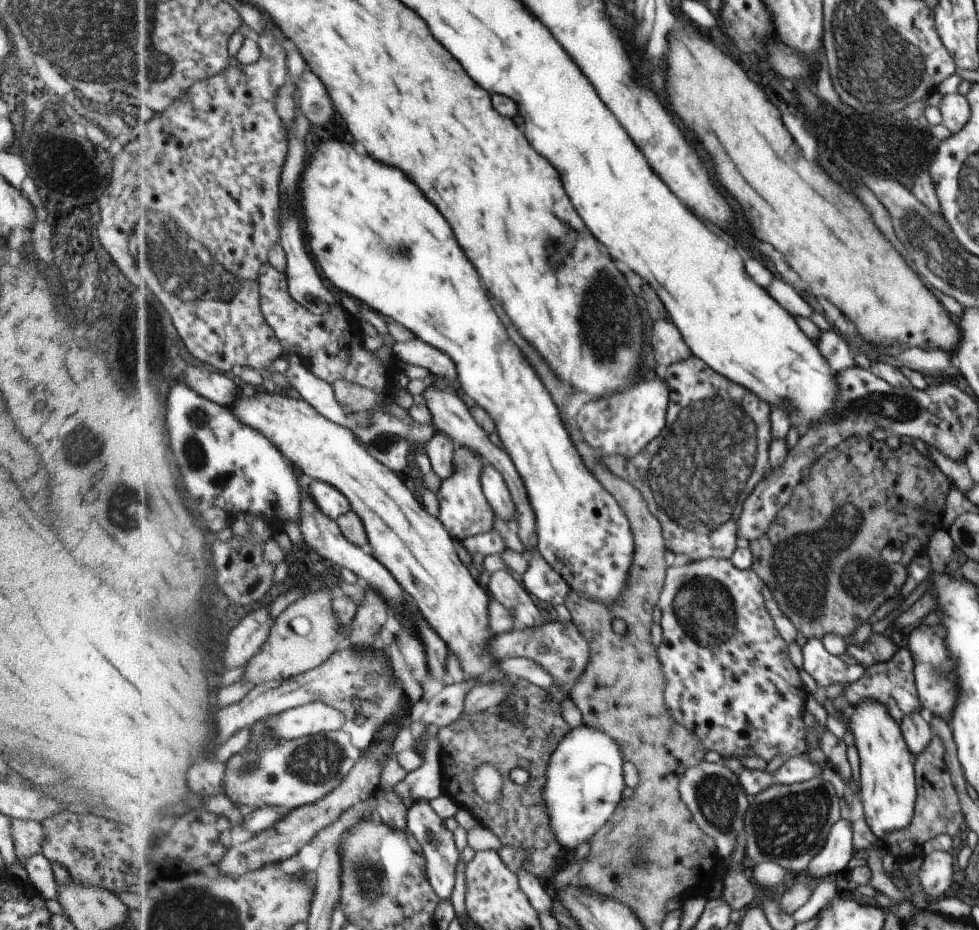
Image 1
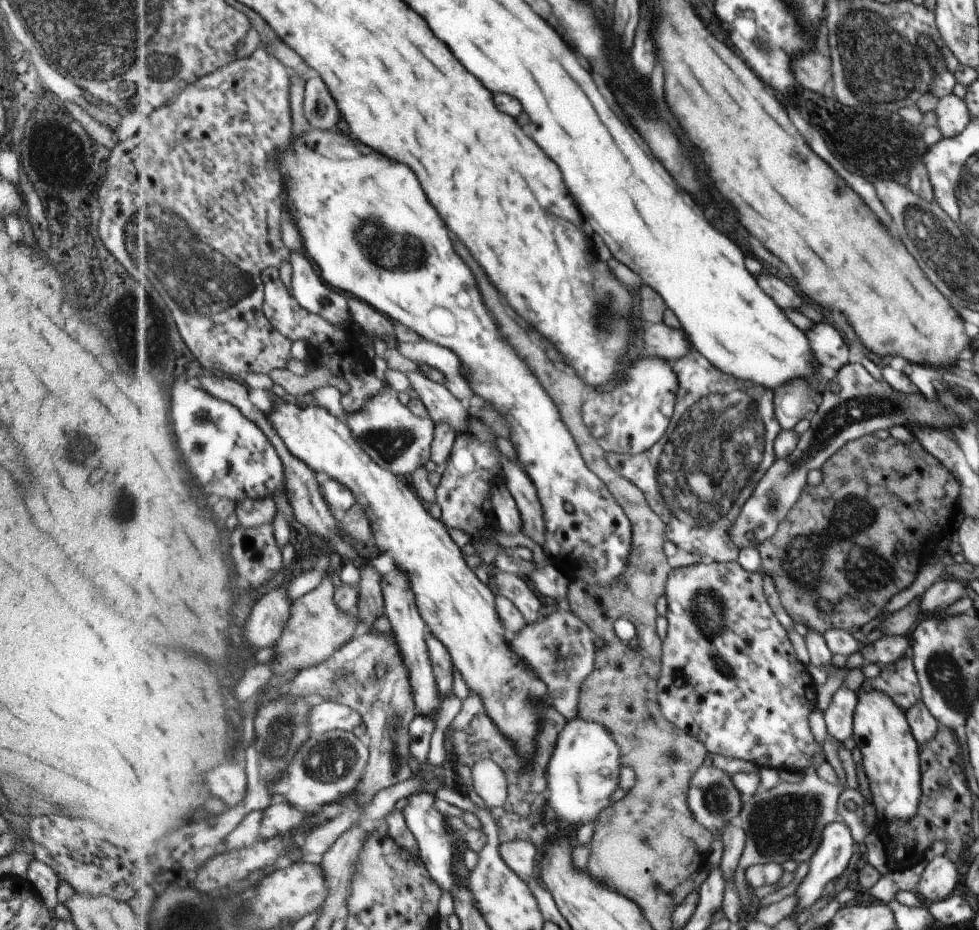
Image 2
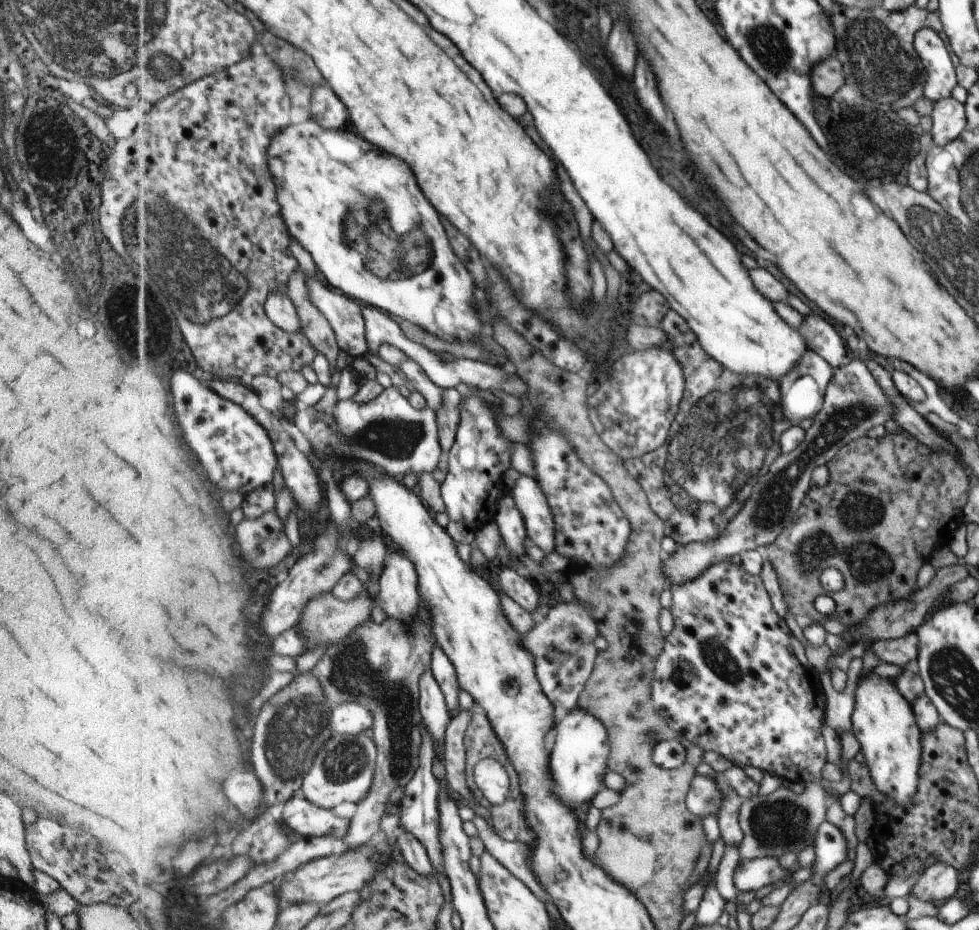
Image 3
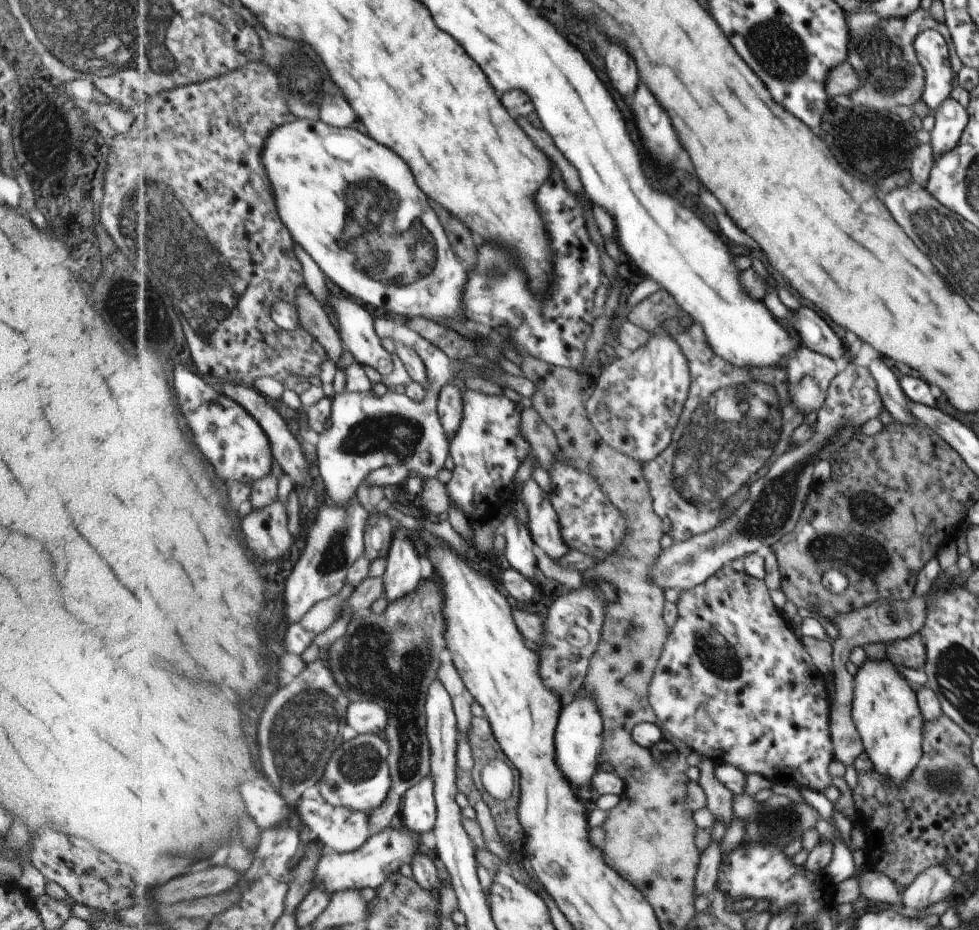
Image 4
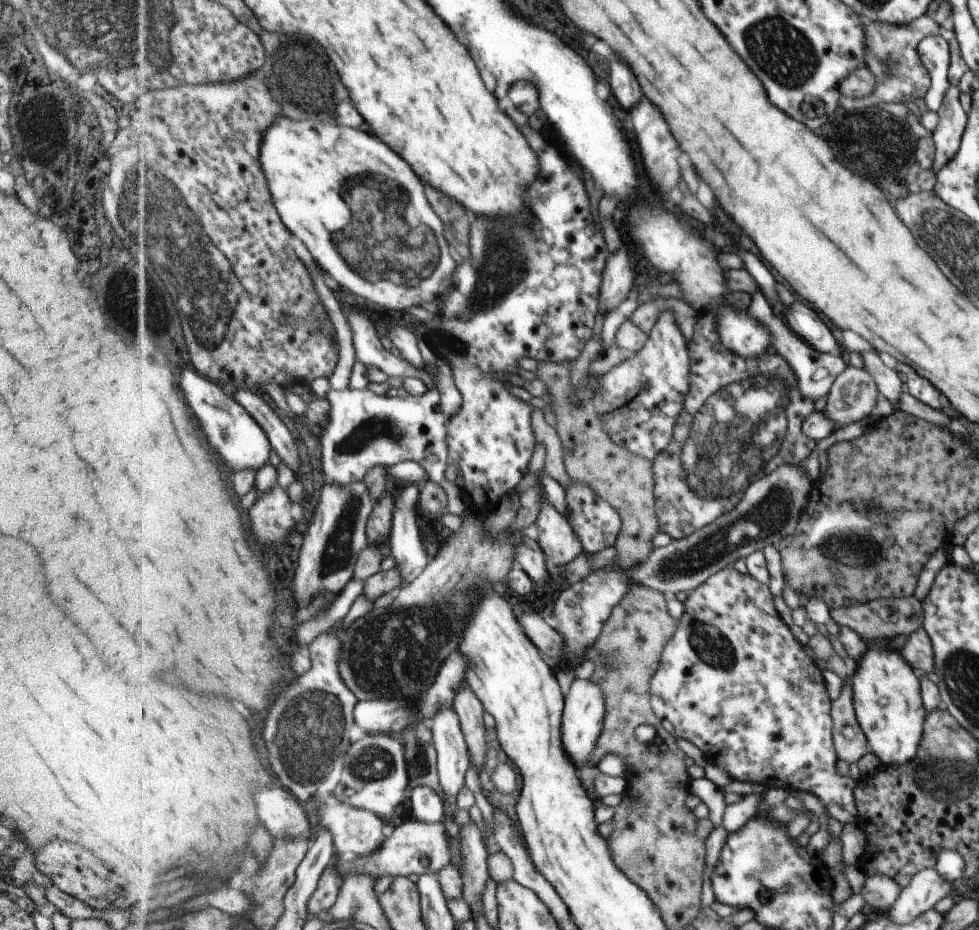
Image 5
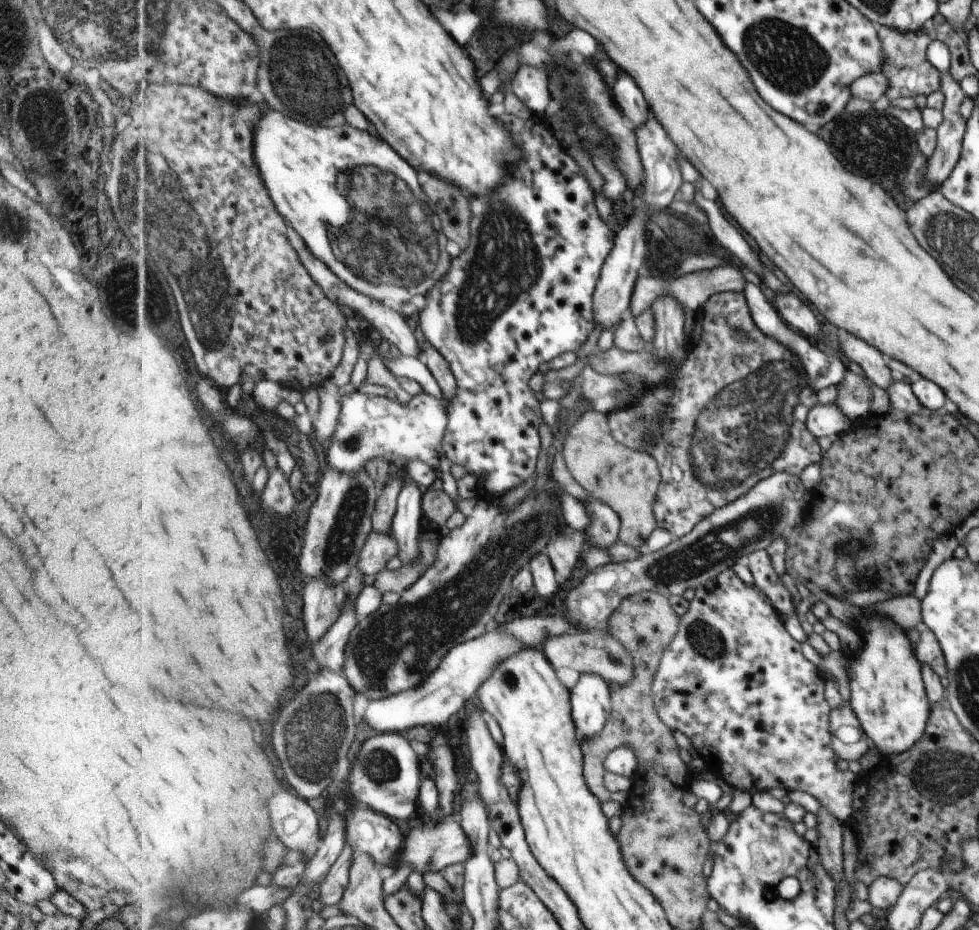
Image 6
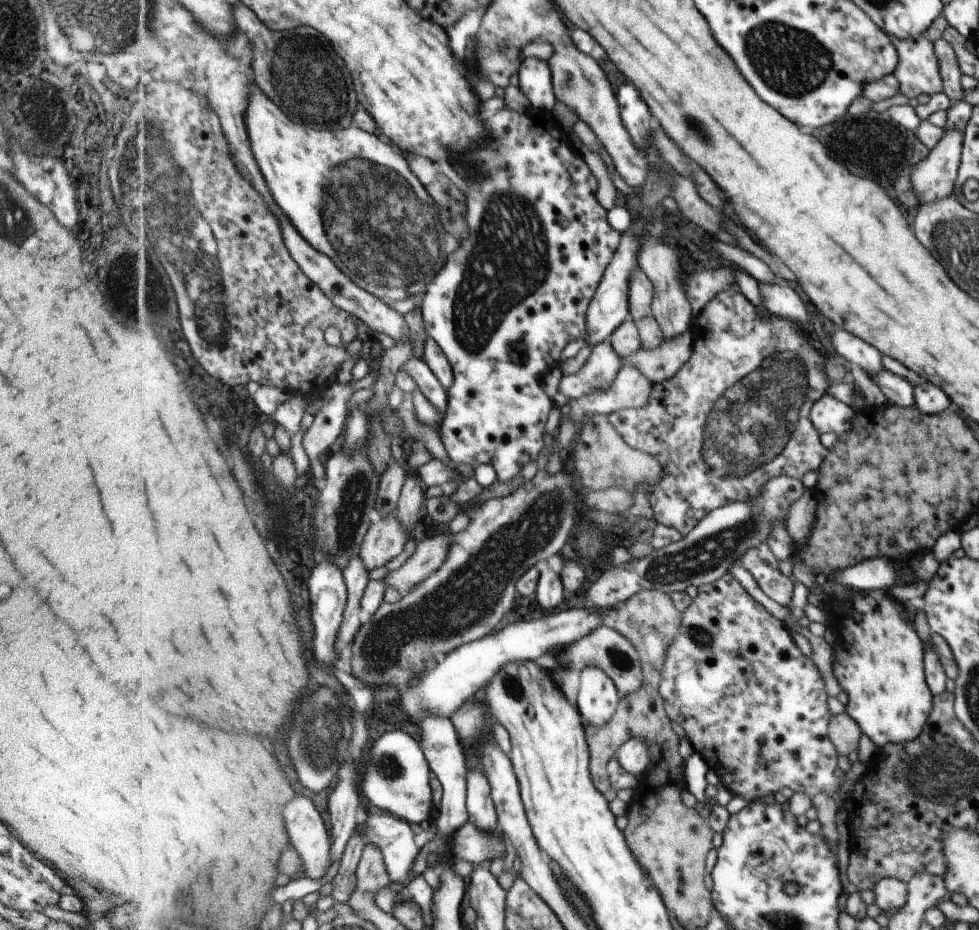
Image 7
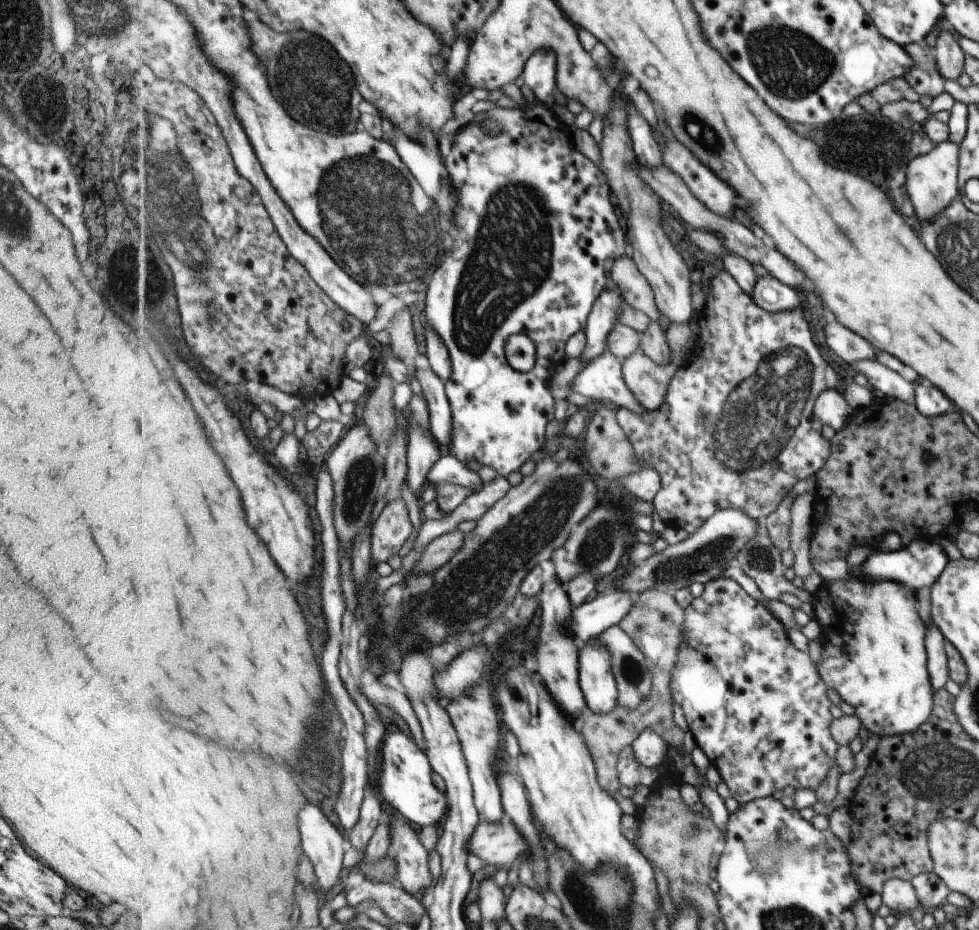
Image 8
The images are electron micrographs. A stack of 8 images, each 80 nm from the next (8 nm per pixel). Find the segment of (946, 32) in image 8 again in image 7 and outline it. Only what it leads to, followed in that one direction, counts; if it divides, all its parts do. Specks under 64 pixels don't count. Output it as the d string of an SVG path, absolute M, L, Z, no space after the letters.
M940 38L935 42L936 61L939 63L939 71L943 78L942 93L950 100L959 101L962 98L962 88L960 87L960 70L958 62L949 42Z

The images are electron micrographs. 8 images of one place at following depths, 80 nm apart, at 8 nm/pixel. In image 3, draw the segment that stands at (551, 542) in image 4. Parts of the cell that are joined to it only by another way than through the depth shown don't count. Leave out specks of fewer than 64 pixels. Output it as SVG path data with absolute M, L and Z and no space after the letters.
M522 474L511 493L523 513L531 544L539 546L545 554L557 552L554 514L539 481Z

